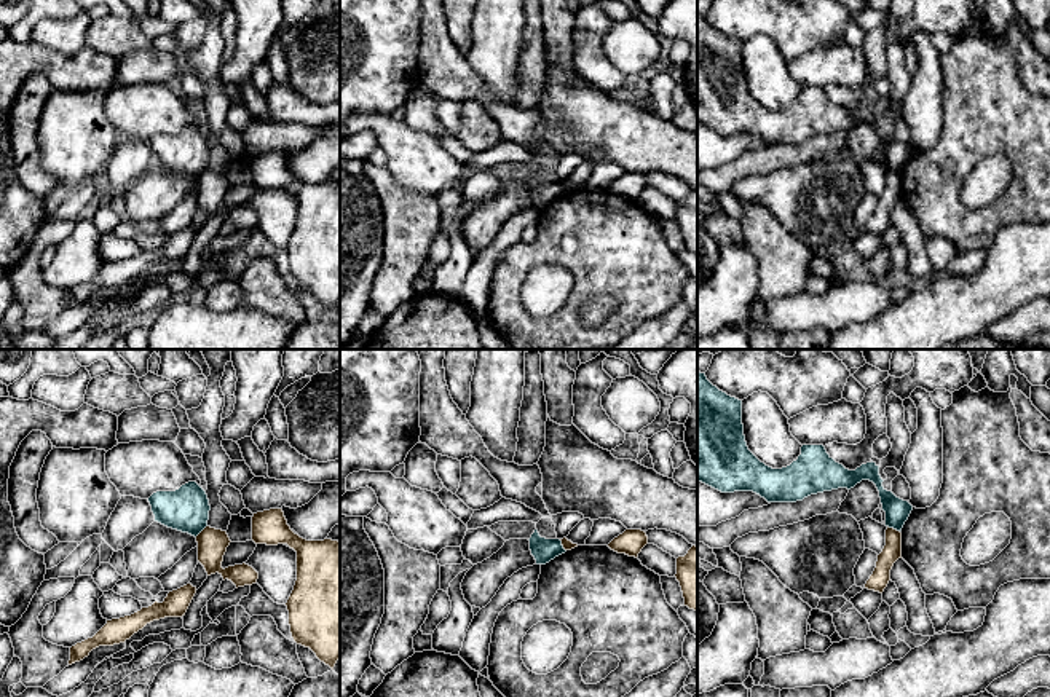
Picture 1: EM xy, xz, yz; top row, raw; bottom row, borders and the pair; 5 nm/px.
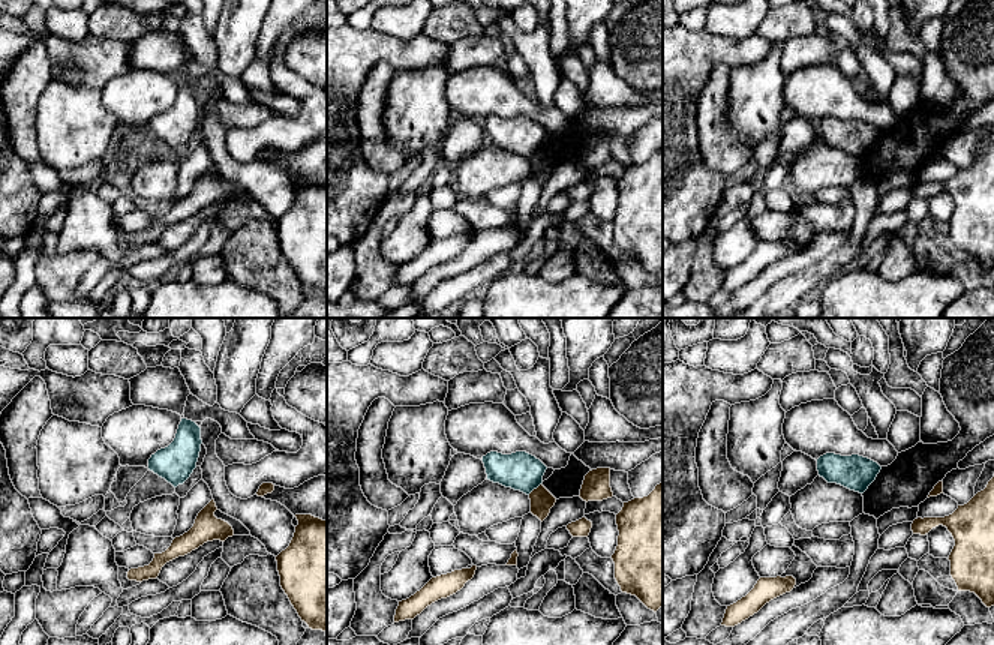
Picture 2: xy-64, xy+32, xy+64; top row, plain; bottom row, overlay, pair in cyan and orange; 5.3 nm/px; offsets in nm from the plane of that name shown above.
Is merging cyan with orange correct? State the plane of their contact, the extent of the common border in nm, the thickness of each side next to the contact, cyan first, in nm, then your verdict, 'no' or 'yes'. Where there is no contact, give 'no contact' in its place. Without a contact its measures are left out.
meets cyan in yz; contact 70 nm long; 130 nm thick on the cyan side, 100 nm on the other; no

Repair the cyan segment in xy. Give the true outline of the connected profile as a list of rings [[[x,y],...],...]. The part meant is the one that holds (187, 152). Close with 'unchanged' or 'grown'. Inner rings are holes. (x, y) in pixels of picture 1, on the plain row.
[[[188,124],[176,134],[156,134],[148,140],[155,164],[198,179],[209,163],[209,142],[206,134]]] | unchanged

